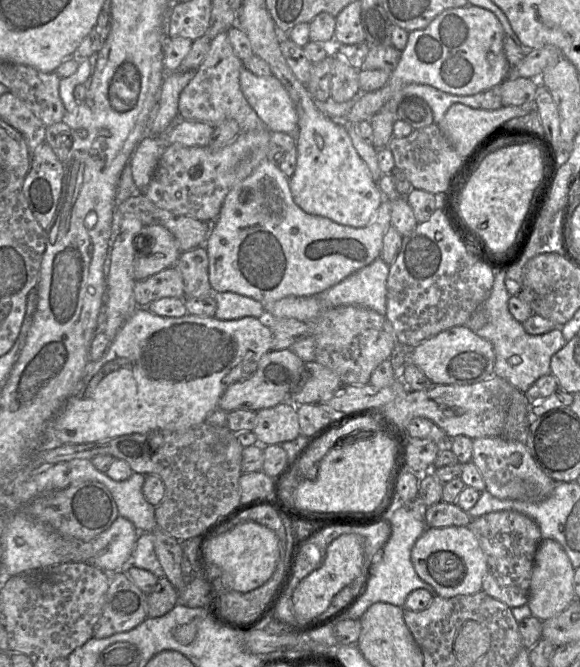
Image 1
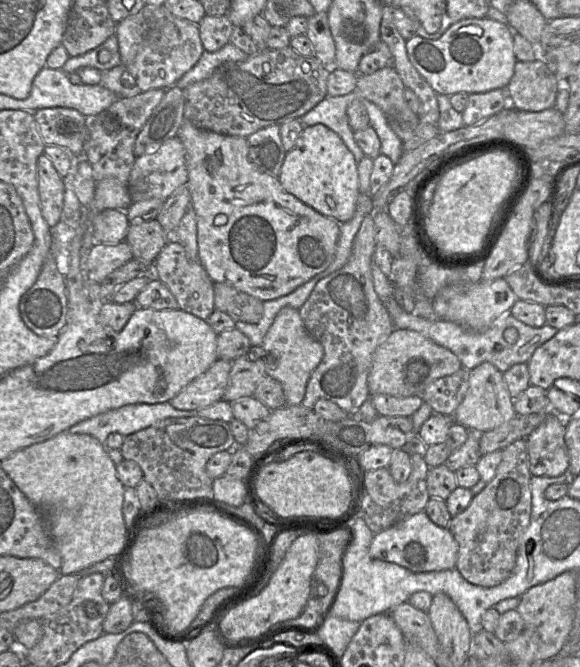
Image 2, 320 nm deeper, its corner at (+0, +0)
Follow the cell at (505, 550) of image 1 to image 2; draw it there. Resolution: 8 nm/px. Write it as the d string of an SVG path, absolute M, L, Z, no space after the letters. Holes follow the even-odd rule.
M518 439L502 450L495 477L464 511L452 517L448 529L458 543L455 568L468 582L493 587L512 573L521 538L530 523L531 476L526 439Z

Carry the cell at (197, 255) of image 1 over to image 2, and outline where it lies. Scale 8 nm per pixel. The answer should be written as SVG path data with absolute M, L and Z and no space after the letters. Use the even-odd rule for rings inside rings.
M169 239L153 263L153 276L164 283L178 302L179 309L207 320L215 310L214 282L199 261L188 258L184 247Z

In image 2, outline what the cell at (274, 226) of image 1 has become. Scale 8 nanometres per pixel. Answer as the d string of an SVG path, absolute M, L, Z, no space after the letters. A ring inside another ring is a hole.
M185 119L177 136L185 147L191 207L196 214L198 261L214 283L225 283L262 301L286 296L333 262L340 224L287 192L278 177L260 171L249 159L247 139L196 127Z

